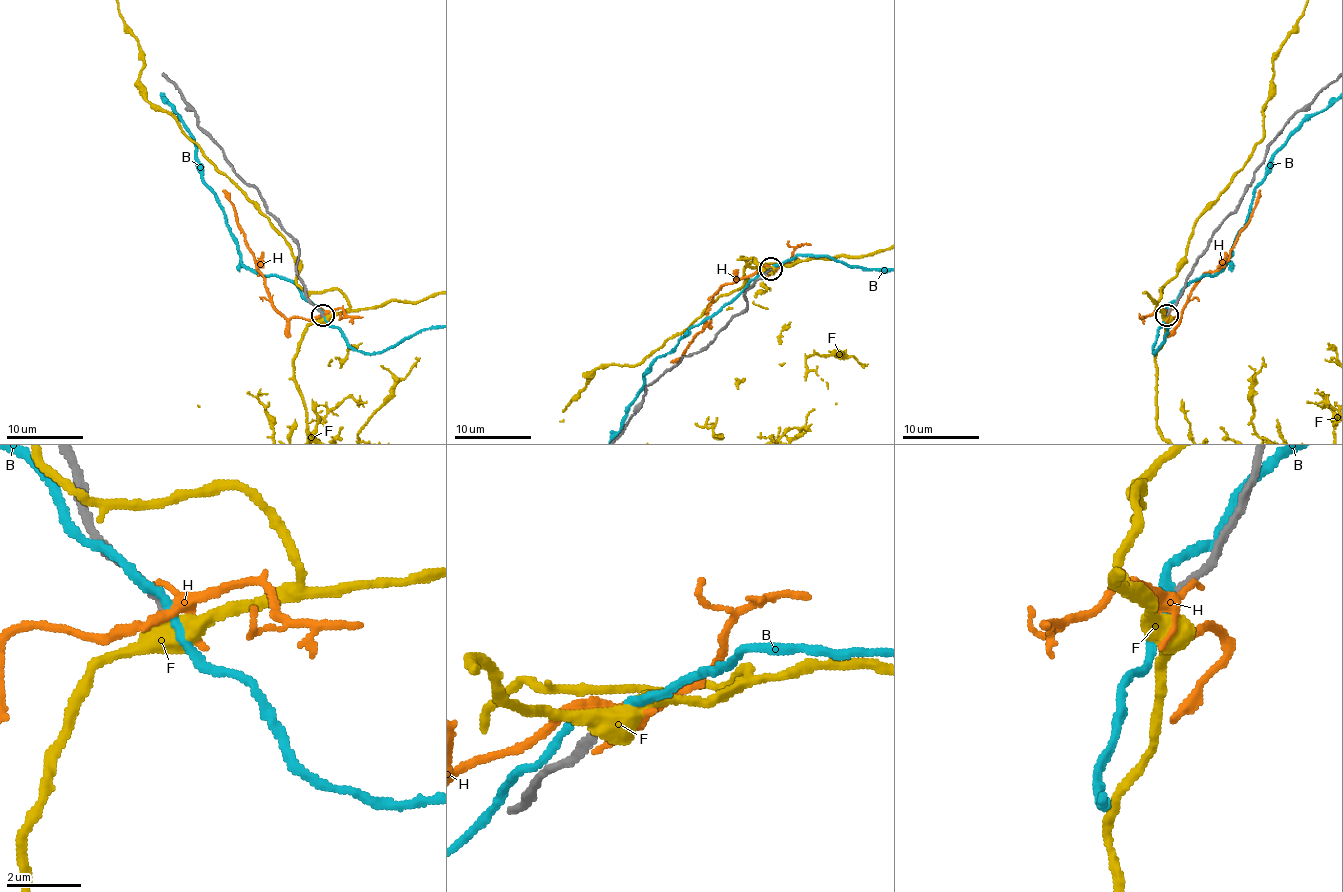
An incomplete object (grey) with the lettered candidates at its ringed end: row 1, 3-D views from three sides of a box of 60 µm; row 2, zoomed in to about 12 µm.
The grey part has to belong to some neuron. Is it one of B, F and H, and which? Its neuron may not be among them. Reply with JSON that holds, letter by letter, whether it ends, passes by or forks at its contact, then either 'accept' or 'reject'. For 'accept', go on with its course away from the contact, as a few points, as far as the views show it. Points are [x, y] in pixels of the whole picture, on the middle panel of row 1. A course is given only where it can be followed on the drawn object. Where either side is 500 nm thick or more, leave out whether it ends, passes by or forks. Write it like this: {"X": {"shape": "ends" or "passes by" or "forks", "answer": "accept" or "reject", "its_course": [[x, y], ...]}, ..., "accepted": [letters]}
{"B": {"shape": "passes by", "answer": "reject"}, "F": {"answer": "reject"}, "H": {"shape": "forks", "answer": "reject"}, "accepted": []}

